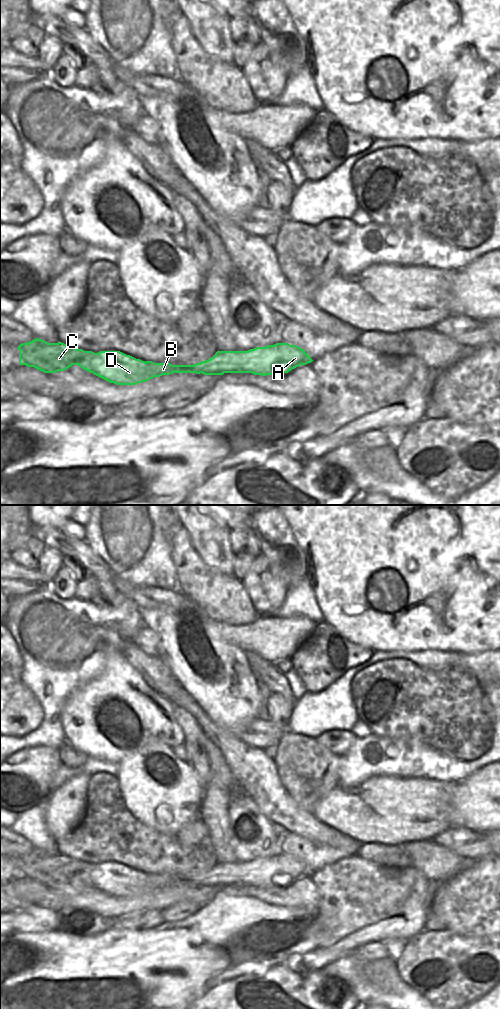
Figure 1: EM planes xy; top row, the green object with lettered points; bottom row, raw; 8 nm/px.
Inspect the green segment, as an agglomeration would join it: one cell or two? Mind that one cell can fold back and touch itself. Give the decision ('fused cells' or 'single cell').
fused cells

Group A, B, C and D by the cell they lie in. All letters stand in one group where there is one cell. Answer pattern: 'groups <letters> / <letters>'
groups A B C / D

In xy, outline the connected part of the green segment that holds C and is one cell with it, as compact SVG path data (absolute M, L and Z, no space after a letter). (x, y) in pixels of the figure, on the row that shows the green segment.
M34 339L18 346L19 365L34 367L44 373L64 371L72 365L93 373L95 353L70 347L62 342L48 343Z

